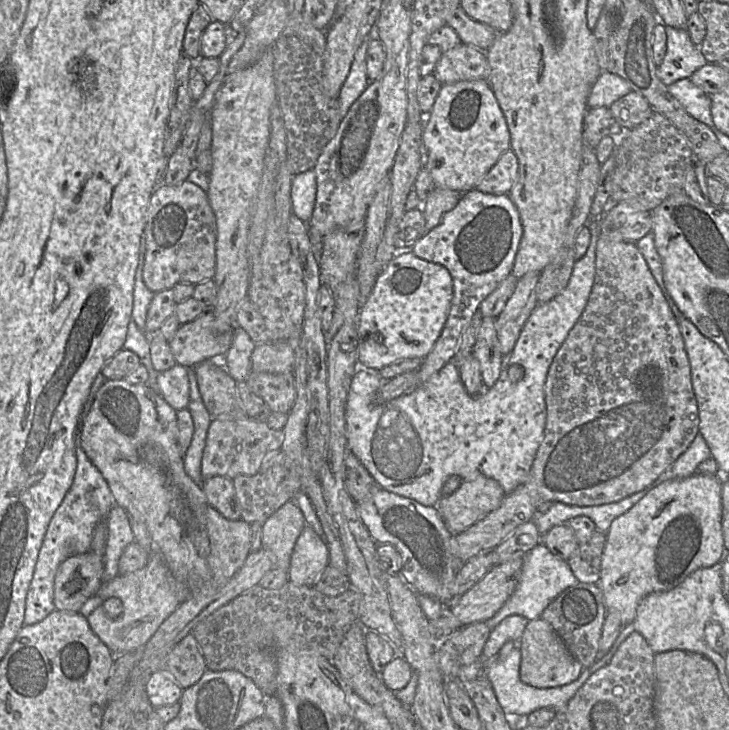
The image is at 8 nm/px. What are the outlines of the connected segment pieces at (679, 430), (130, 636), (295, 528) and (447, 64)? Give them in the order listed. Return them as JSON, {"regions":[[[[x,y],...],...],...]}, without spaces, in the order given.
{"regions":[[[[600,234],[593,288],[582,315],[551,363],[545,402],[544,438],[528,479],[506,494],[496,510],[460,534],[453,534],[451,551],[460,562],[495,549],[517,527],[532,521],[543,502],[598,506],[644,490],[687,450],[699,433],[698,404],[679,323],[635,243],[614,241]]],[[[156,551],[150,554],[147,564],[141,570],[103,580],[95,595],[103,601],[116,597],[122,602],[123,611],[115,619],[106,615],[102,605],[86,617],[93,633],[114,655],[120,655],[140,652],[159,626],[189,598],[191,590],[186,583],[171,575],[162,556]]],[[[294,501],[285,503],[261,524],[262,546],[273,558],[274,567],[288,571],[294,546],[306,525]]],[[[460,43],[442,54],[433,75],[442,85],[472,80],[489,82],[490,67],[486,51]]]]}

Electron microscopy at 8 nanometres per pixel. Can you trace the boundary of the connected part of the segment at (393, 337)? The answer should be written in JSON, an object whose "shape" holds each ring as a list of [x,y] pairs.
{"shape":[[[414,253],[393,258],[379,274],[373,291],[361,311],[358,324],[361,366],[379,371],[398,360],[424,359],[432,351],[444,329],[453,295],[453,279],[443,265],[421,259]]]}

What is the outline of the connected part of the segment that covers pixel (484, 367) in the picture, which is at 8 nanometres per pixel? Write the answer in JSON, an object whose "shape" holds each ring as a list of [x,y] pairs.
{"shape":[[[483,318],[472,355],[479,361],[483,385],[489,389],[498,381],[504,359],[495,329],[496,318]]]}

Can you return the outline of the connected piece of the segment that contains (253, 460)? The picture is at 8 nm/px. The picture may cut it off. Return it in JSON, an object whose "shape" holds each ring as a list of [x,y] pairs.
{"shape":[[[249,417],[241,420],[213,419],[208,429],[202,456],[202,478],[205,480],[213,476],[222,476],[234,479],[241,475],[255,475],[260,470],[266,455],[281,450],[283,440],[283,431],[271,429],[266,421],[256,421]]]}

